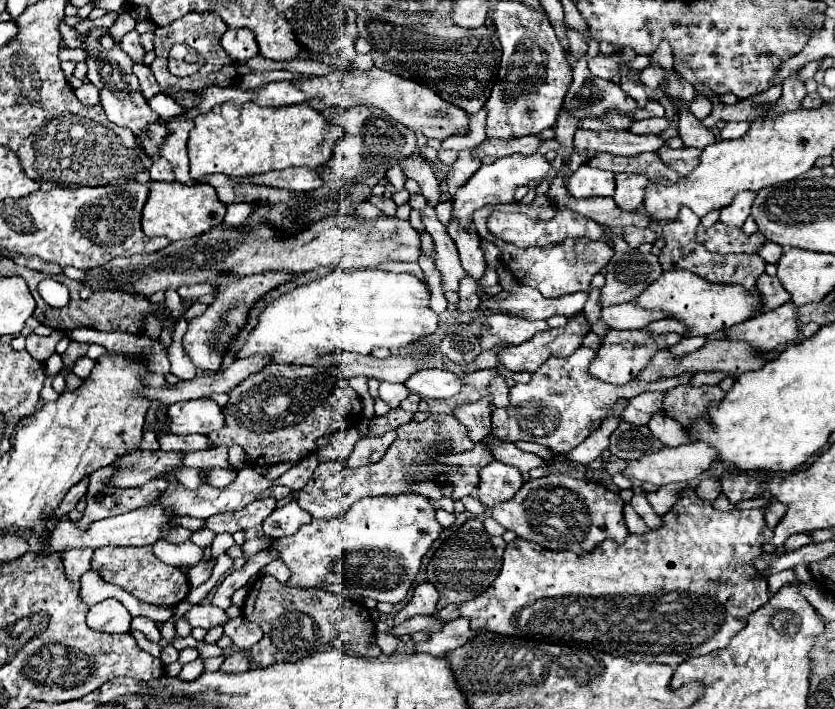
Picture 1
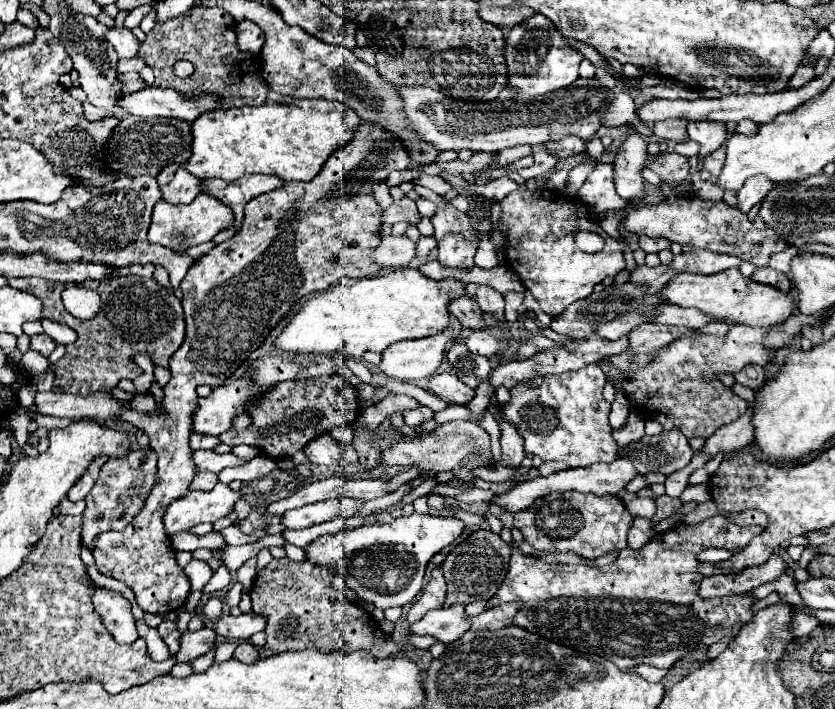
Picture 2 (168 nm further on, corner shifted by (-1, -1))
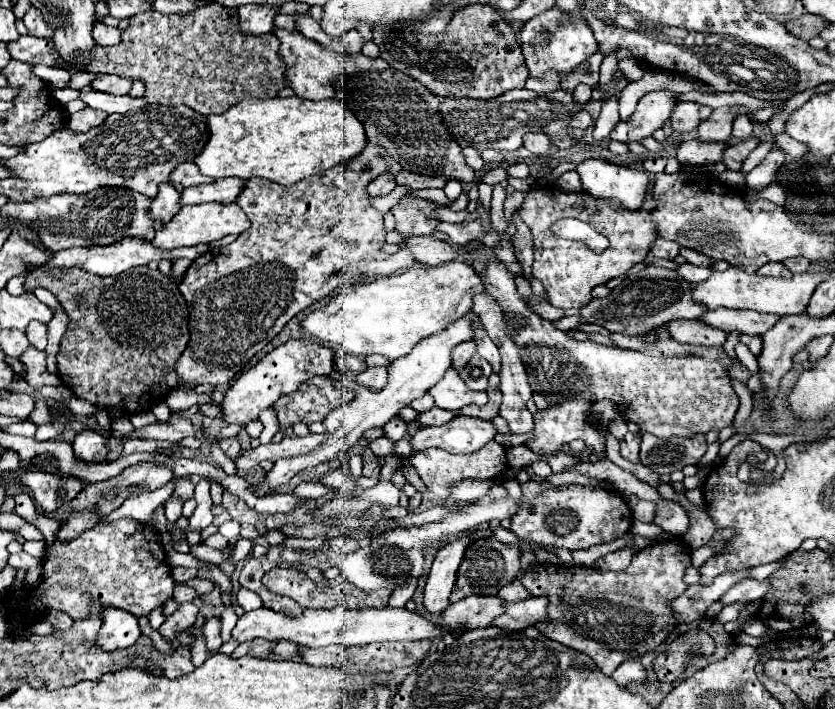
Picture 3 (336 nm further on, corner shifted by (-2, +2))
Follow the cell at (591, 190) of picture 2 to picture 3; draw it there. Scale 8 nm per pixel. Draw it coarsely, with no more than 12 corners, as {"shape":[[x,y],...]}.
{"shape":[[605,159],[577,165],[583,191],[637,209],[651,181]]}

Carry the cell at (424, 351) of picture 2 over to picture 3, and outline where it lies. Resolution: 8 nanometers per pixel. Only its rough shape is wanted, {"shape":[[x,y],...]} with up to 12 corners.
{"shape":[[365,369],[355,383],[367,389],[383,389],[387,369]]}

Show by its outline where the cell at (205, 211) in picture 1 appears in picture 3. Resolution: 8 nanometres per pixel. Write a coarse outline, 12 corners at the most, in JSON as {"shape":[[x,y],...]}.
{"shape":[[235,203],[187,205],[155,233],[159,249],[217,241],[249,227]]}

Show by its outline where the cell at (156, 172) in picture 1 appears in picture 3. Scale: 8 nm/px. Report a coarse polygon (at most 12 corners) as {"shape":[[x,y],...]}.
{"shape":[[181,163],[173,171],[173,181],[183,187],[213,183],[201,175],[197,165]]}

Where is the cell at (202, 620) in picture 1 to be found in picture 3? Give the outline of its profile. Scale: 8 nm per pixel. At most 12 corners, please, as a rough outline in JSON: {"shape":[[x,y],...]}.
{"shape":[[265,607],[243,613],[237,643],[305,647],[435,639],[443,627],[409,609]]}

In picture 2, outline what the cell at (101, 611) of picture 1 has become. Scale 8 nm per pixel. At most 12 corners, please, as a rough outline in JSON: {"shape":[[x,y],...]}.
{"shape":[[96,588],[94,610],[120,644],[138,638],[130,602]]}

